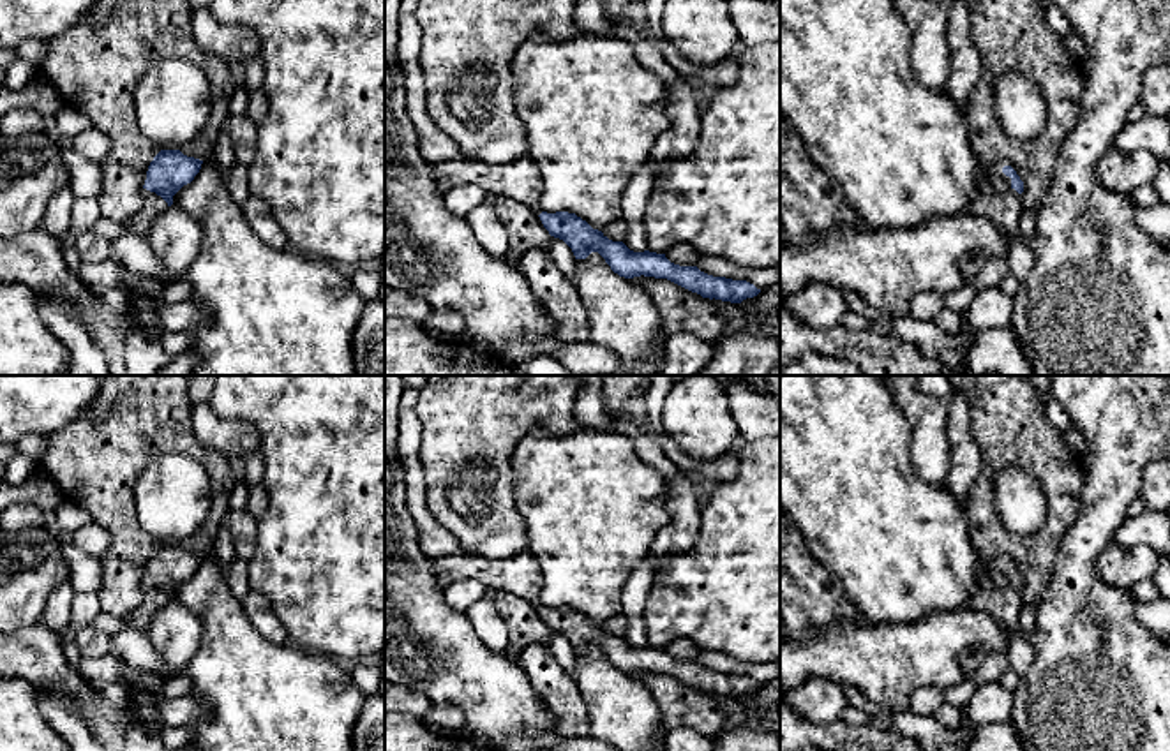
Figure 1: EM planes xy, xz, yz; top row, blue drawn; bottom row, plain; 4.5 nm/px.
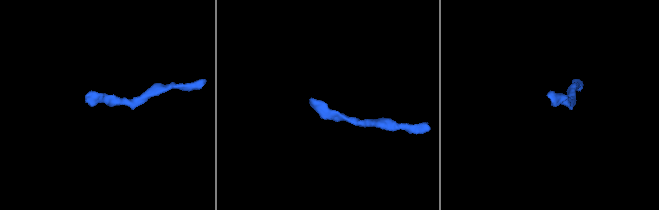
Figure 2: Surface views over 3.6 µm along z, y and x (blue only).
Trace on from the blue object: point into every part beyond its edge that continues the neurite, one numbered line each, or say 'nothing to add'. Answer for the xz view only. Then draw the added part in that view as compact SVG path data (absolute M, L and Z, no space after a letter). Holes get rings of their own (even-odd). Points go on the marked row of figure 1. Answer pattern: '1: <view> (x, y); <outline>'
1: xz (521, 180); M461 157L457 160L431 162L431 173L446 192L461 185L478 185L485 192L514 197L526 206L540 212L540 196L545 189L544 178L536 164L529 157L522 157L505 166L485 166L476 160Z

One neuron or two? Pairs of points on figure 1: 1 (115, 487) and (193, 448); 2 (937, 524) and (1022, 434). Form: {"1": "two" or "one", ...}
{"1": "one", "2": "two"}

